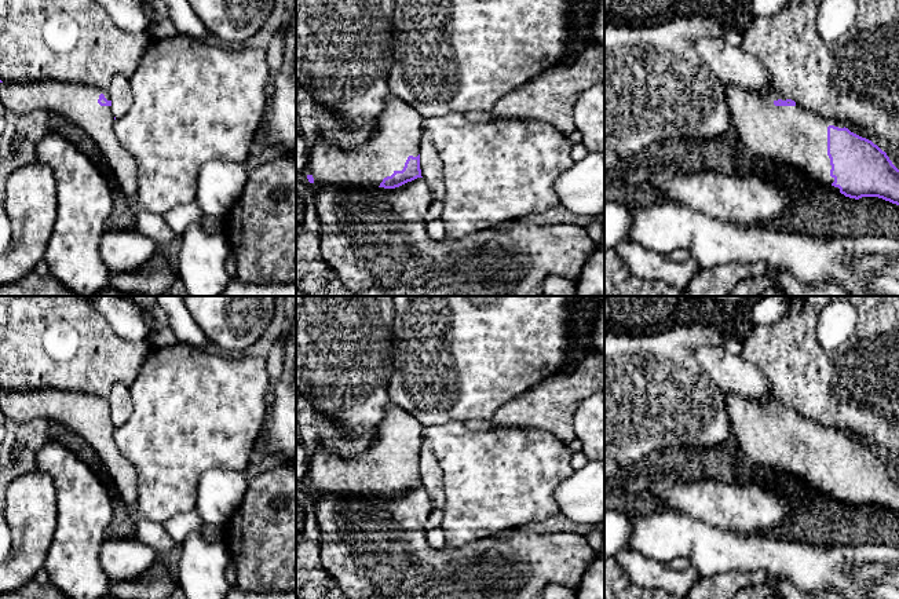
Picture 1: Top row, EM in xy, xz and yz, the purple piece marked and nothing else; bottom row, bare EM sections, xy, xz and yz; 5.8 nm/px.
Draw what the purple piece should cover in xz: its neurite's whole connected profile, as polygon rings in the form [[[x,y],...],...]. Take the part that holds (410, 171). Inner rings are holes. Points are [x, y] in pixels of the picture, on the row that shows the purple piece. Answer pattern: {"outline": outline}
{"outline": [[[390,94],[384,109],[370,128],[369,138],[351,150],[328,143],[324,136],[314,140],[307,156],[307,179],[325,186],[357,186],[395,189],[421,176],[420,140],[423,135],[421,114],[398,96]]]}

